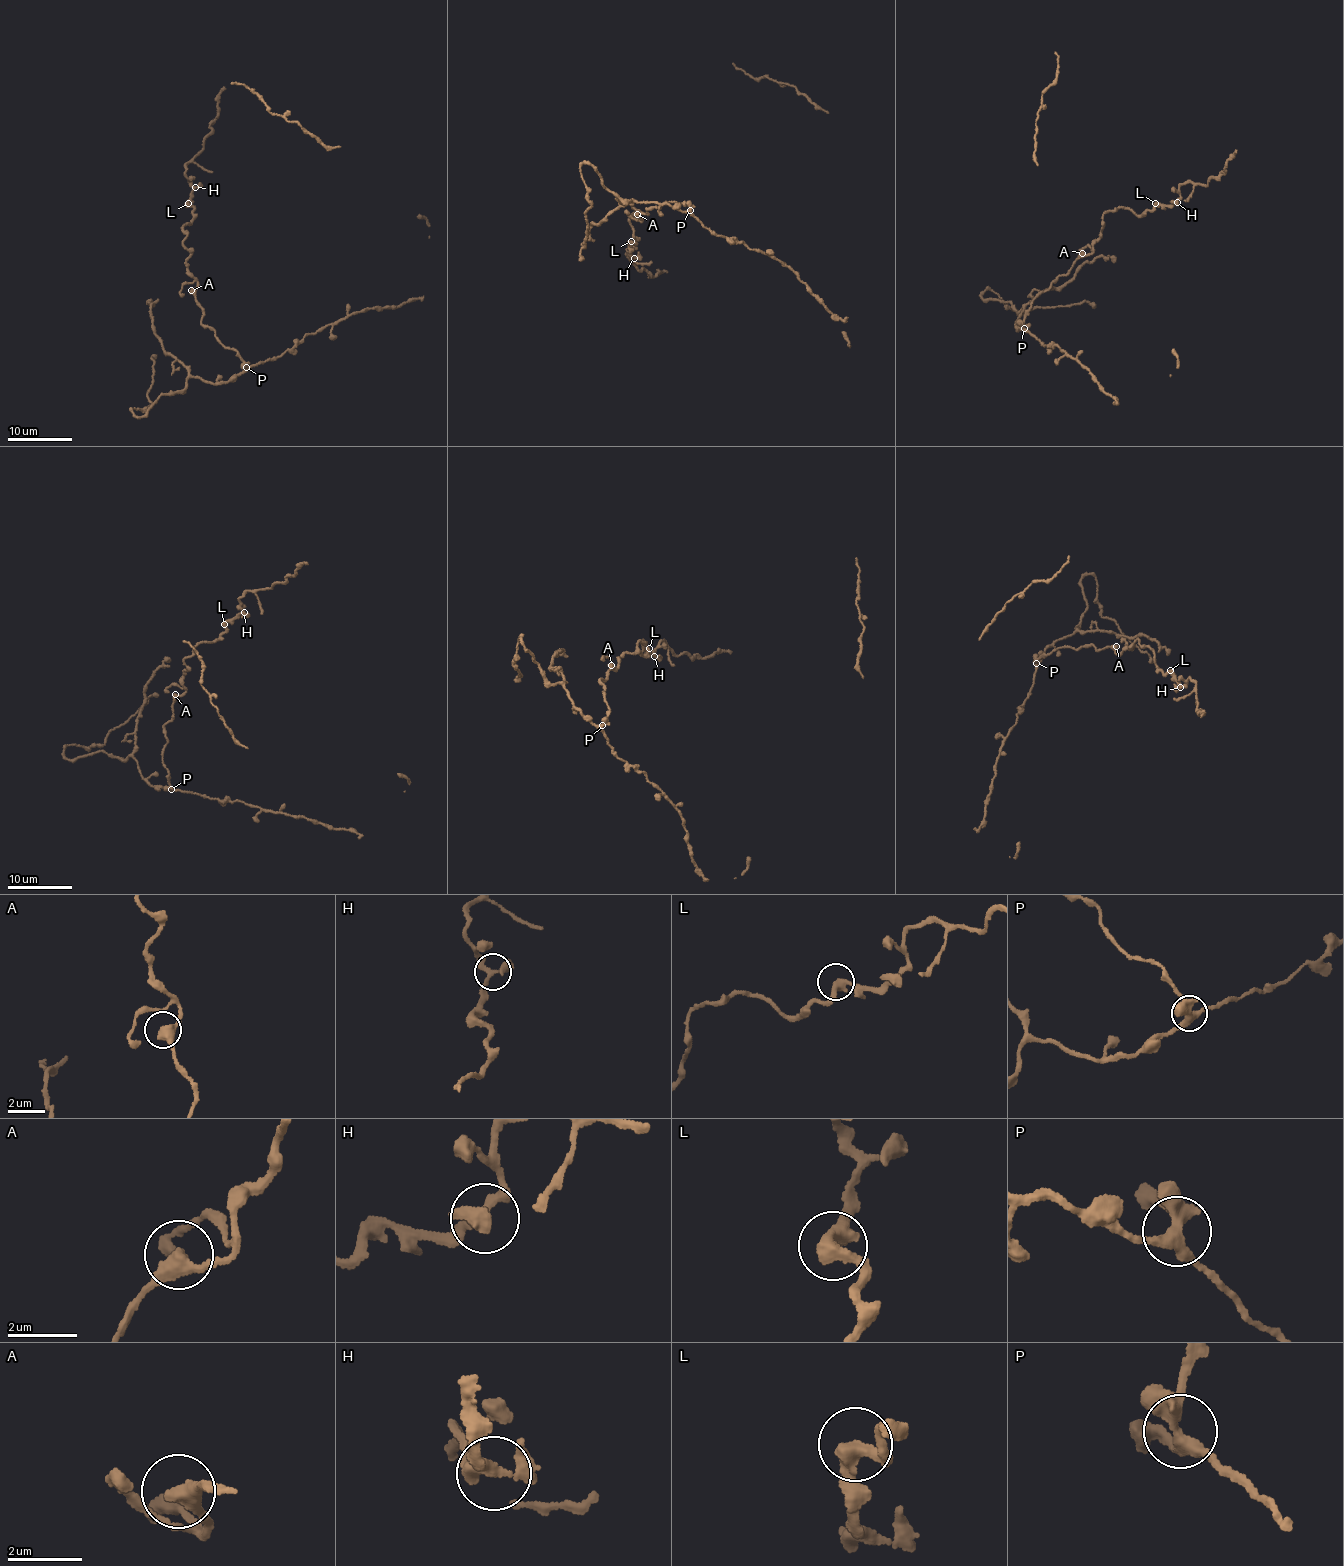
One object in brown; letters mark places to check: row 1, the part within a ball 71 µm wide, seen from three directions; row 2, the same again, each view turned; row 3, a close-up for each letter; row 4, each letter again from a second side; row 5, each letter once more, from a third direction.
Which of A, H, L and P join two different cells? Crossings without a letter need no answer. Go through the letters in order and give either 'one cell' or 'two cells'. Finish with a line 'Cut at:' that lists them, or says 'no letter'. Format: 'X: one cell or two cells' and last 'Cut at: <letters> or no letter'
A: one cell
H: one cell
L: one cell
P: one cell
Cut at: no letter

